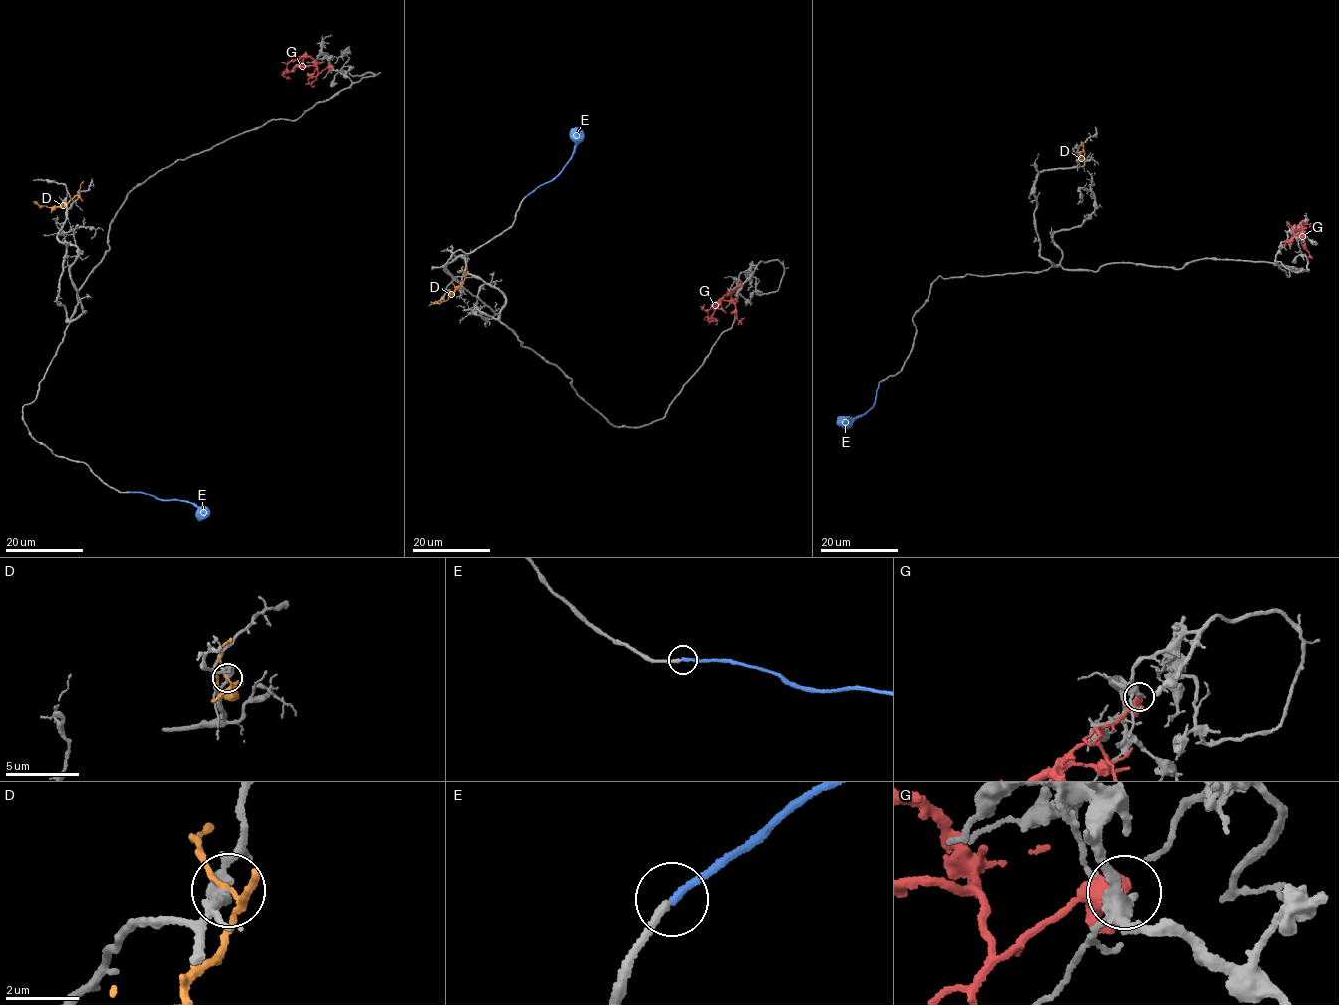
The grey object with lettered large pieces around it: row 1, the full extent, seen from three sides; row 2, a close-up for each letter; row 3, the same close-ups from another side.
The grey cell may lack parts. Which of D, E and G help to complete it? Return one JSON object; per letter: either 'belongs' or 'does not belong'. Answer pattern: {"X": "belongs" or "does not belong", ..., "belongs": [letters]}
{"D": "does not belong", "E": "belongs", "G": "does not belong", "belongs": ["E"]}

